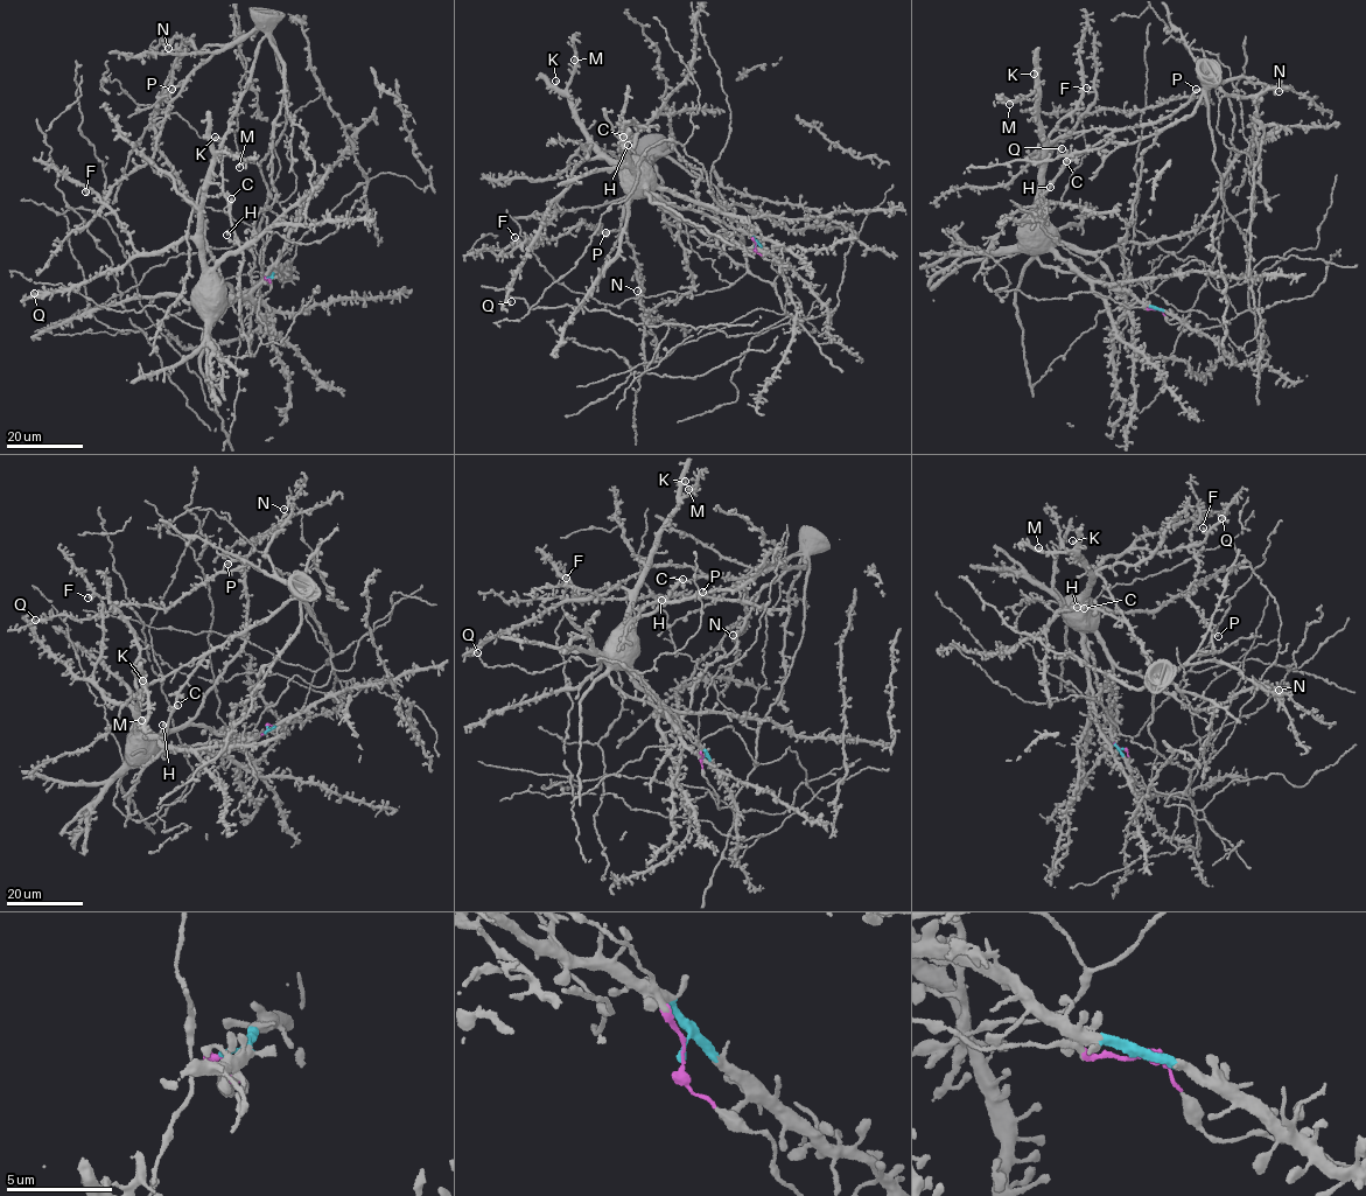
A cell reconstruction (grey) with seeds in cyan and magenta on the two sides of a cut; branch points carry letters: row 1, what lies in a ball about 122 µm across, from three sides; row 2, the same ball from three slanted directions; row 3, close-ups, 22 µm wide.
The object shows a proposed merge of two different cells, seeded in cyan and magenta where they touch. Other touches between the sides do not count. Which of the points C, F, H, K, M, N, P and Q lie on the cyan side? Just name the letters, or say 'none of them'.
F, K, M, Q

